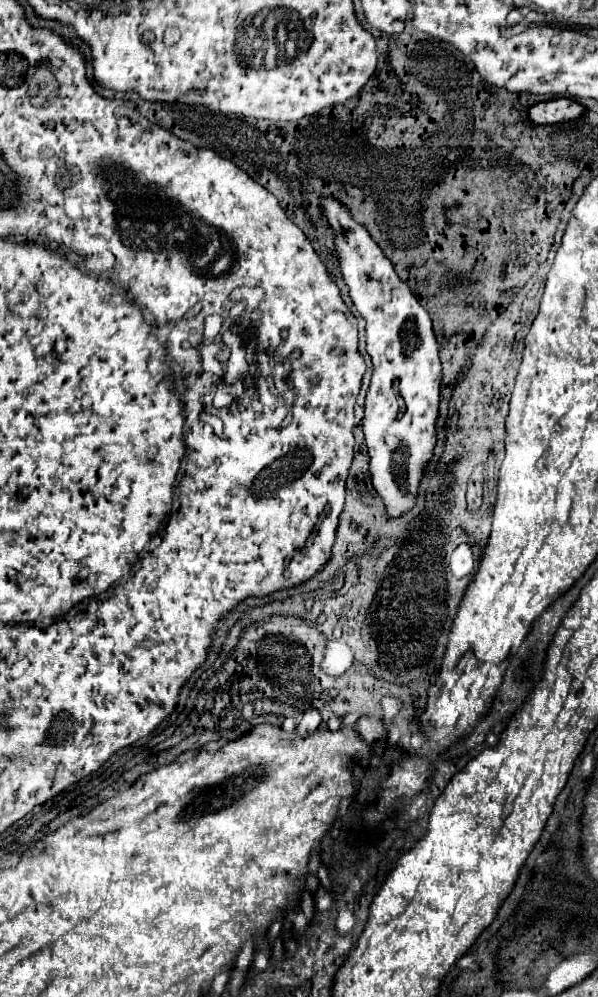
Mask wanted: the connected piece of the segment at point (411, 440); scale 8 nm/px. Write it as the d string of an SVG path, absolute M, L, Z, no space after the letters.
M321 198L323 214L327 216L331 228L337 236L337 252L339 264L349 286L349 296L357 312L367 322L367 354L373 362L373 376L365 400L365 416L363 416L363 434L369 450L369 474L375 492L381 496L385 504L385 512L389 518L401 518L409 510L413 510L417 500L417 490L423 480L423 474L431 462L433 448L437 444L437 418L439 418L439 400L441 400L441 360L439 346L433 334L431 318L419 300L411 294L409 286L395 274L393 264L385 258L381 248L371 240L367 230L357 224L349 210L335 202L335 198Z

